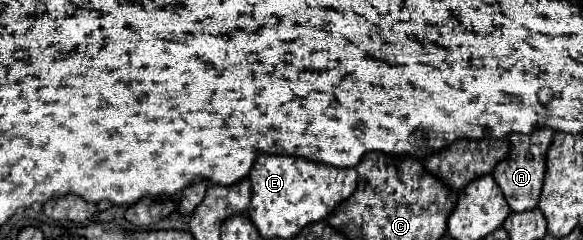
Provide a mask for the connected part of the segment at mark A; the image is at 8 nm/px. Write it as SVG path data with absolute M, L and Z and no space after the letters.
M538 128L532 134L512 134L510 136L510 154L506 160L498 162L492 176L500 184L512 212L524 212L538 206L538 198L542 192L544 172L546 172L546 152L552 144L554 130L552 128Z

